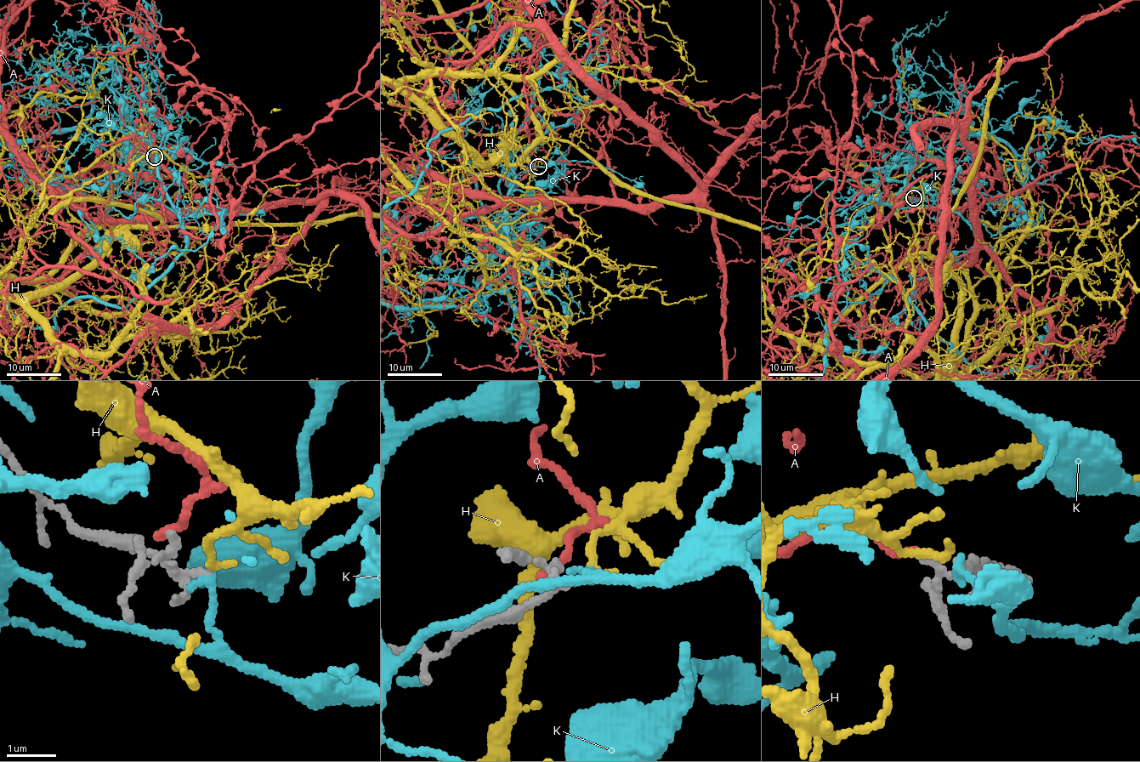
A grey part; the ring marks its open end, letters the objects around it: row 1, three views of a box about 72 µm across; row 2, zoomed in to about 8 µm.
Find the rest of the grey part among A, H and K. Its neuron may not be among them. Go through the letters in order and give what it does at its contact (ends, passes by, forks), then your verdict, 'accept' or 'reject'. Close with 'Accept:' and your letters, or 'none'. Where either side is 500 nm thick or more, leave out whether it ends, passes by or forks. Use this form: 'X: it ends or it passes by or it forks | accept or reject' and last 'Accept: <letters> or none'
A: it ends | reject
H: it ends | accept
K: it ends | reject
Accept: H

